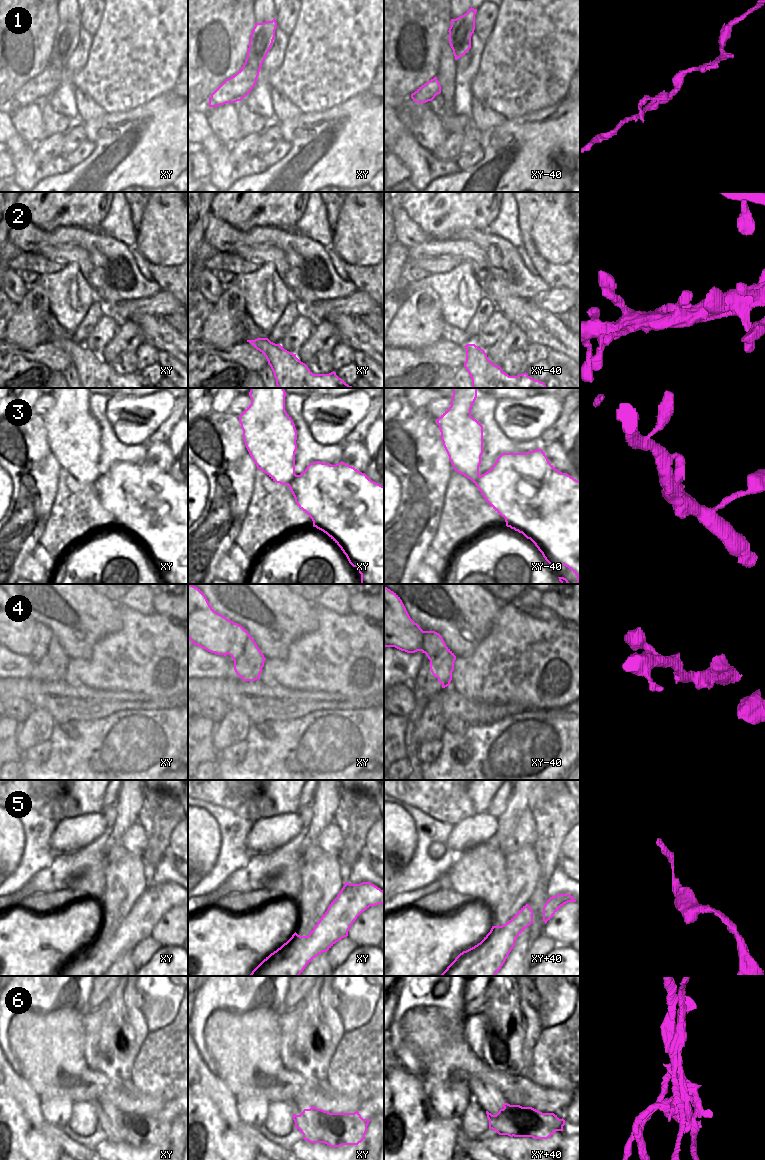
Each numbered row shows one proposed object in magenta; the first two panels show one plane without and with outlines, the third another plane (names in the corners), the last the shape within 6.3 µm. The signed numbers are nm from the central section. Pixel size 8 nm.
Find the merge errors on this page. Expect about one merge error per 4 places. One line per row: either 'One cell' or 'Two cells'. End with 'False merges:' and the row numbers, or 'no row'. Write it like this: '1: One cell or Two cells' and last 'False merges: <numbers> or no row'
1: Two cells
2: One cell
3: One cell
4: One cell
5: One cell
6: Two cells
False merges: 1, 6

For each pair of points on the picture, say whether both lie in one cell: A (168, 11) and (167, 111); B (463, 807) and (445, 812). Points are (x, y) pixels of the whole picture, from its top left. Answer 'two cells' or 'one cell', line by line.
A: two cells
B: one cell

